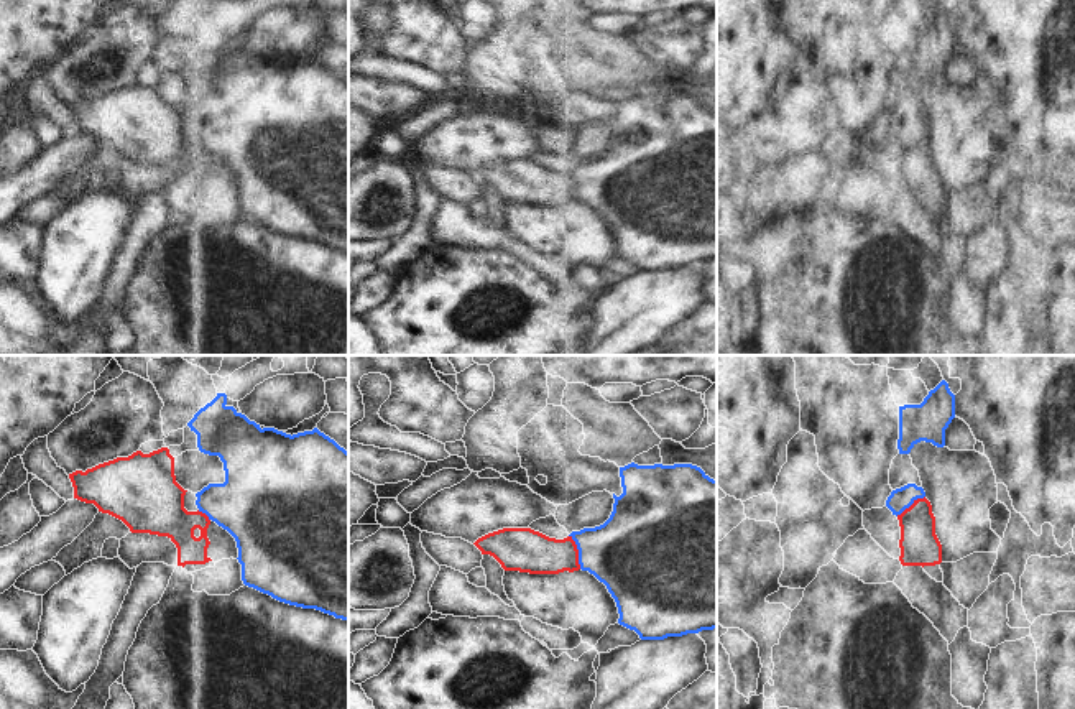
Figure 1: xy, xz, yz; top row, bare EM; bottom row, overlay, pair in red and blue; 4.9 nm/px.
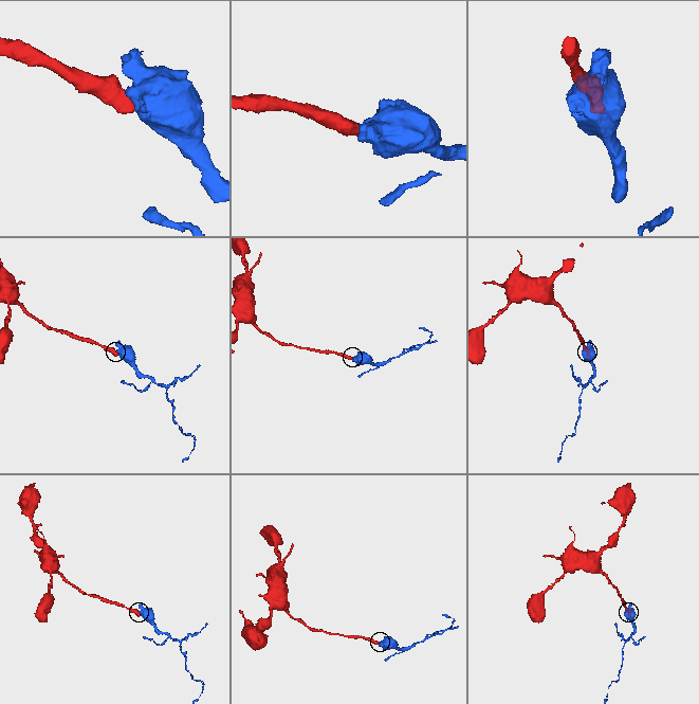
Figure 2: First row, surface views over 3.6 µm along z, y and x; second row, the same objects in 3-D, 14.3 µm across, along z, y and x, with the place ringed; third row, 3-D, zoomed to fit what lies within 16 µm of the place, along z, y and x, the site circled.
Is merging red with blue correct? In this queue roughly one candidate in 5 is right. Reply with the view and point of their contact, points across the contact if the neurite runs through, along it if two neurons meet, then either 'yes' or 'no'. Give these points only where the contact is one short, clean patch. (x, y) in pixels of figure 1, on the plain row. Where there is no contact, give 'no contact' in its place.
meets red in xz at (577, 183); border along xz (569, 166), (576, 176), (581, 199); no

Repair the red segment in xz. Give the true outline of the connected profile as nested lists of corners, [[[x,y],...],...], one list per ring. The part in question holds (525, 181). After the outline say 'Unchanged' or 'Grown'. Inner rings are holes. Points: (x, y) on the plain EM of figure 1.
[[[503,160],[473,174],[482,186],[493,188],[505,202],[559,206],[580,201],[572,168],[549,169],[531,160]]]. Unchanged.

